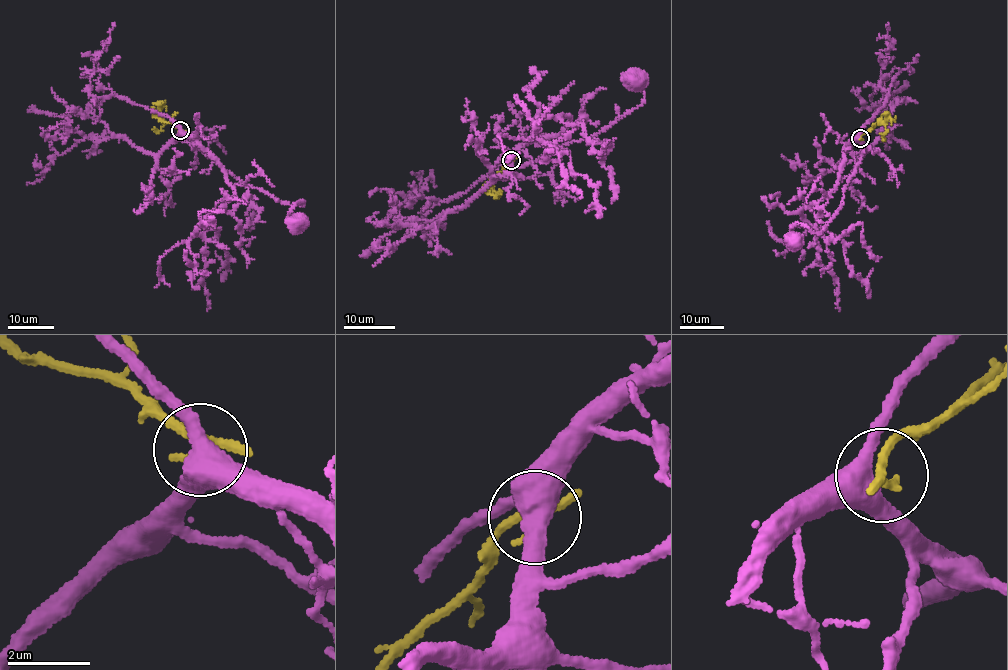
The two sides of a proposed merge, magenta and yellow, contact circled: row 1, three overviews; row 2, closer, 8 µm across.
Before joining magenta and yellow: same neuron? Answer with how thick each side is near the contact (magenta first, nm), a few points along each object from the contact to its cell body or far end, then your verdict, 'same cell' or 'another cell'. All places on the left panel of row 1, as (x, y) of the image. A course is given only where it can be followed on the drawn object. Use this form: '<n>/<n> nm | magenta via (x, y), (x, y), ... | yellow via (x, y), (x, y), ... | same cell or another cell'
480/240 nm | magenta via (180, 131), (179, 139), (211, 155), (251, 186), (279, 201), (304, 202), (296, 203), (287, 215), (298, 223) | yellow via (180, 131), (158, 115), (163, 123), (159, 131), (154, 131), (155, 127) | another cell

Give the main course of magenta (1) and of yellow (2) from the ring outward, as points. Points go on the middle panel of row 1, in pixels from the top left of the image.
1: (510, 160), (513, 168), (529, 163), (604, 130), (644, 99), (642, 87), (622, 76), (632, 83), (636, 80)
2: (510, 160), (491, 180), (491, 189), (499, 193), (490, 194), (490, 191)

